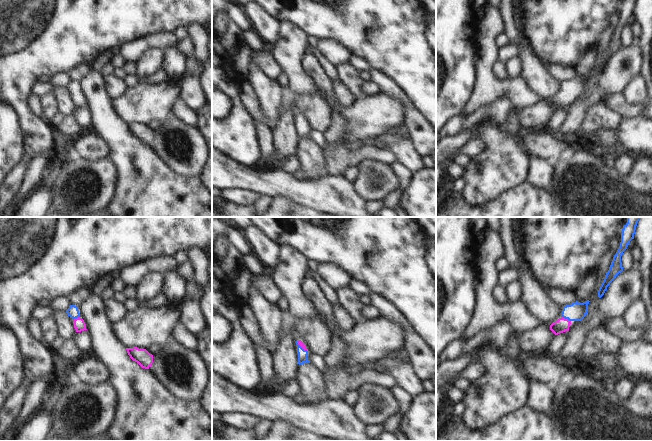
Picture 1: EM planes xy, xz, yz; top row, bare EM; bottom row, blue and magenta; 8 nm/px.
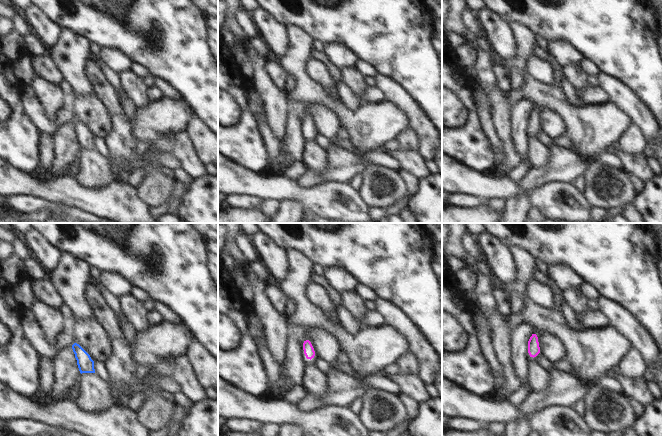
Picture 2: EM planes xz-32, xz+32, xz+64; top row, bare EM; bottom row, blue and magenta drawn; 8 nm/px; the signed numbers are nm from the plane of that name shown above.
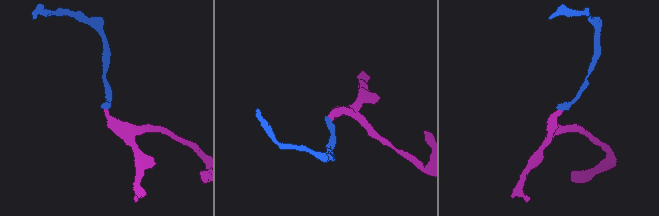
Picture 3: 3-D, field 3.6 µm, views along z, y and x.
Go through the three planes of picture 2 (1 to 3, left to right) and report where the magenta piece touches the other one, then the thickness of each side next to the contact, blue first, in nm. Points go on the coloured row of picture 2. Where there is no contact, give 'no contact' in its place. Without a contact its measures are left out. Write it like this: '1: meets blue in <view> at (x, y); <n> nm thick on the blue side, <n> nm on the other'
1: no contact
2: no contact
3: no contact

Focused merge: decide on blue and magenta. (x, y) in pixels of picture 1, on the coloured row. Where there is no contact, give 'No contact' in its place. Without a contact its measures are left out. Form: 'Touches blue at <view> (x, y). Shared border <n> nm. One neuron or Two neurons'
Touches blue at yz (566, 318). Shared border 90 nm. One neuron

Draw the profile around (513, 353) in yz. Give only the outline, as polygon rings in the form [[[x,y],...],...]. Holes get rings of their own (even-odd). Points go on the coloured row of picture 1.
[[[514,332],[510,339],[509,347],[506,351],[506,356],[504,358],[506,362],[516,362],[522,357],[520,349],[518,347],[518,343],[517,343],[519,334],[520,333],[518,332]]]

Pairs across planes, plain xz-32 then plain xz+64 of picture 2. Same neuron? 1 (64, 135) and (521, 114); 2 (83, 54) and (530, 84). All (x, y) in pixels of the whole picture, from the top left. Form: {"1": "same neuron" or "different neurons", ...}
{"1": "same neuron", "2": "same neuron"}

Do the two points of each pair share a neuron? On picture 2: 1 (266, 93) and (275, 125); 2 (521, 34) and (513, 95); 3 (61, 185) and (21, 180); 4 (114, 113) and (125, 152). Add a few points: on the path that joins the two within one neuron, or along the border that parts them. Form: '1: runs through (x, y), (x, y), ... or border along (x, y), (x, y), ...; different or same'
1: runs through (274, 101), (275, 117); same
2: runs through (522, 50), (522, 68), (526, 75), (526, 82); same
3: runs through (51, 187), (31, 187); same
4: runs through (120, 123), (120, 142); same

